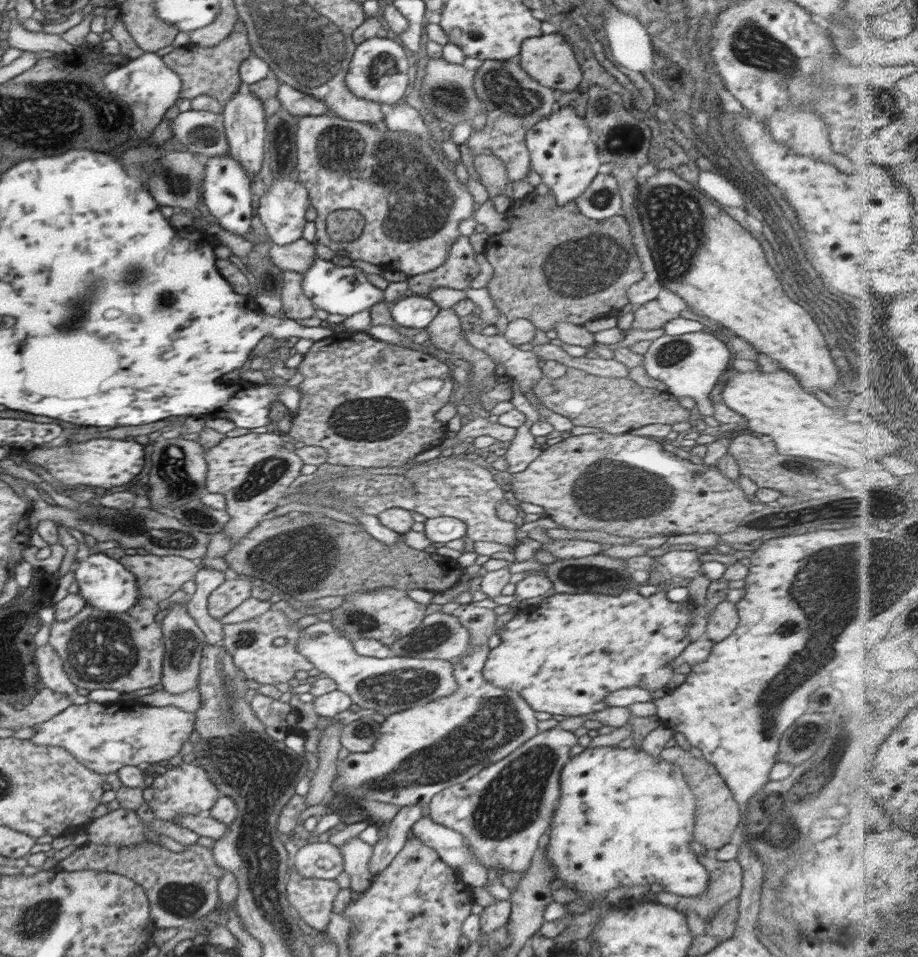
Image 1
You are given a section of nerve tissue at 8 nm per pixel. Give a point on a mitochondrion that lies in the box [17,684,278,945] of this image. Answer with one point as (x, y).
(175, 899)

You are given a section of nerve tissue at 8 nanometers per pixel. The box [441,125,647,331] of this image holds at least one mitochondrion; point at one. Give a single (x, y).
(590, 267)

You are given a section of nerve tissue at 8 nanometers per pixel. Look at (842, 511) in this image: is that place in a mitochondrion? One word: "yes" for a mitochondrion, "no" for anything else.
no

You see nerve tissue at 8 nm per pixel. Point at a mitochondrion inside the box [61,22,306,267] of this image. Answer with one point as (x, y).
(181, 184)

